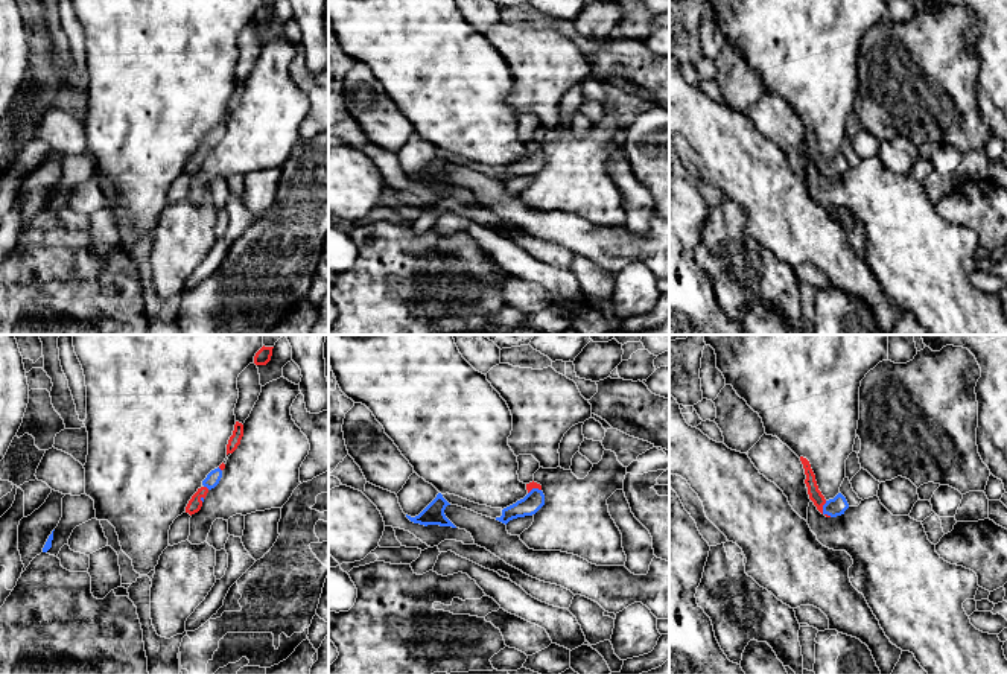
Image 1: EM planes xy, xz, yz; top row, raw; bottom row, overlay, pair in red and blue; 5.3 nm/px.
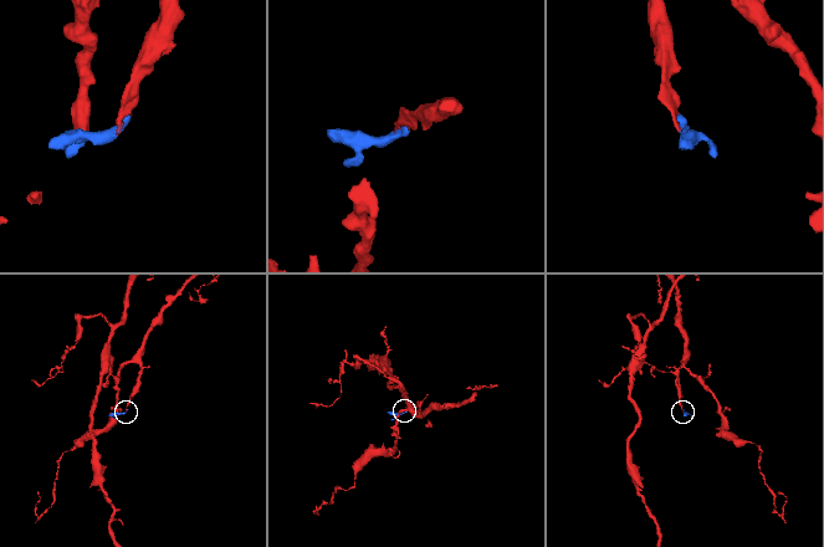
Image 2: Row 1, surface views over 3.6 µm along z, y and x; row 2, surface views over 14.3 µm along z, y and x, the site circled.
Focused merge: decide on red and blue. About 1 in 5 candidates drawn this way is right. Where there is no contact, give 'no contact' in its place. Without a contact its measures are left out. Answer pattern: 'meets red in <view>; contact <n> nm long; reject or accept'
meets red in yz; contact 90 nm long; accept

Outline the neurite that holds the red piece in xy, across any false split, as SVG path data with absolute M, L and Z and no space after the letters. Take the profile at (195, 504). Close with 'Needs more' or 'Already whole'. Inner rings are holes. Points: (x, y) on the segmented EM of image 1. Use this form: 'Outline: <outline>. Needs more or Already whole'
Outline: M219 467L211 470L202 481L202 487L198 488L198 491L189 501L186 513L189 513L190 516L198 513L202 507L207 493L219 484L221 478L222 478L222 470Z. Needs more

